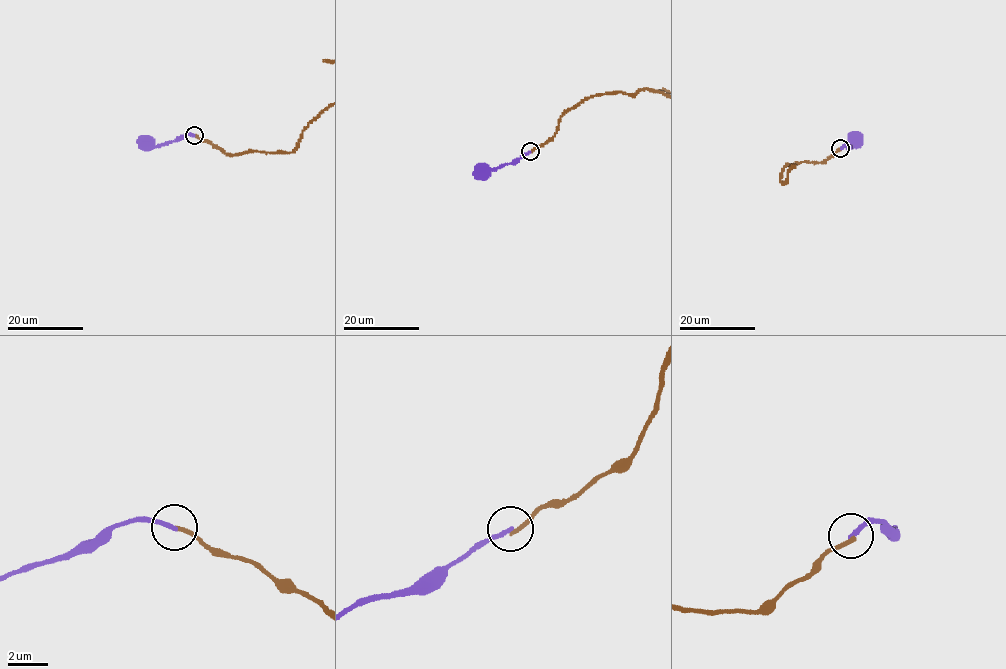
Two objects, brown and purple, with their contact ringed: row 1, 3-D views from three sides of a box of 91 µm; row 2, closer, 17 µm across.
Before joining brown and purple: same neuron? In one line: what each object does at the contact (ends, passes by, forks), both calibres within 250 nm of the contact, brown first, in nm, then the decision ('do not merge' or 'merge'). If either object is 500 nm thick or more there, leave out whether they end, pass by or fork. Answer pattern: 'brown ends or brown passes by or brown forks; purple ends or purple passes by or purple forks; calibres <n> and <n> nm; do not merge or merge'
brown ends; purple ends; calibres 190 and 200 nm; do not merge

